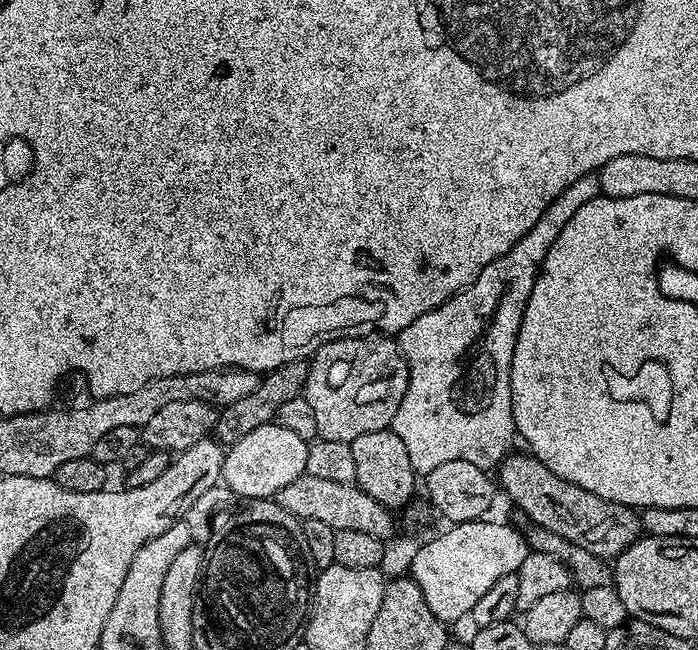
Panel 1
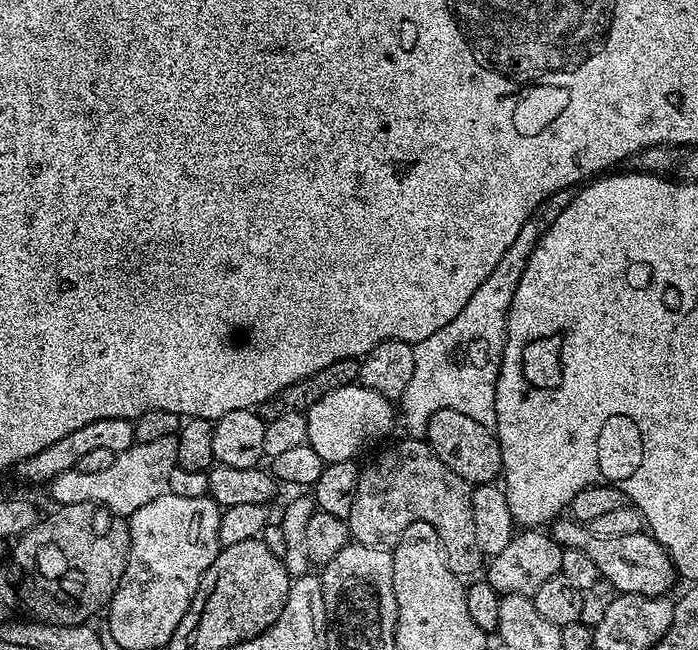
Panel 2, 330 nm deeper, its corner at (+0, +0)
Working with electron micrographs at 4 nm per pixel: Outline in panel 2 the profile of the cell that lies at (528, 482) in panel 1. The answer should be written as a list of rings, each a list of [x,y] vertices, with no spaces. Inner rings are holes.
[[[438,410],[433,414],[426,443],[447,468],[454,470],[467,484],[491,484],[501,479],[504,463],[495,431],[482,426],[482,422],[474,422],[474,418],[466,418],[466,414],[458,414],[458,410]]]

